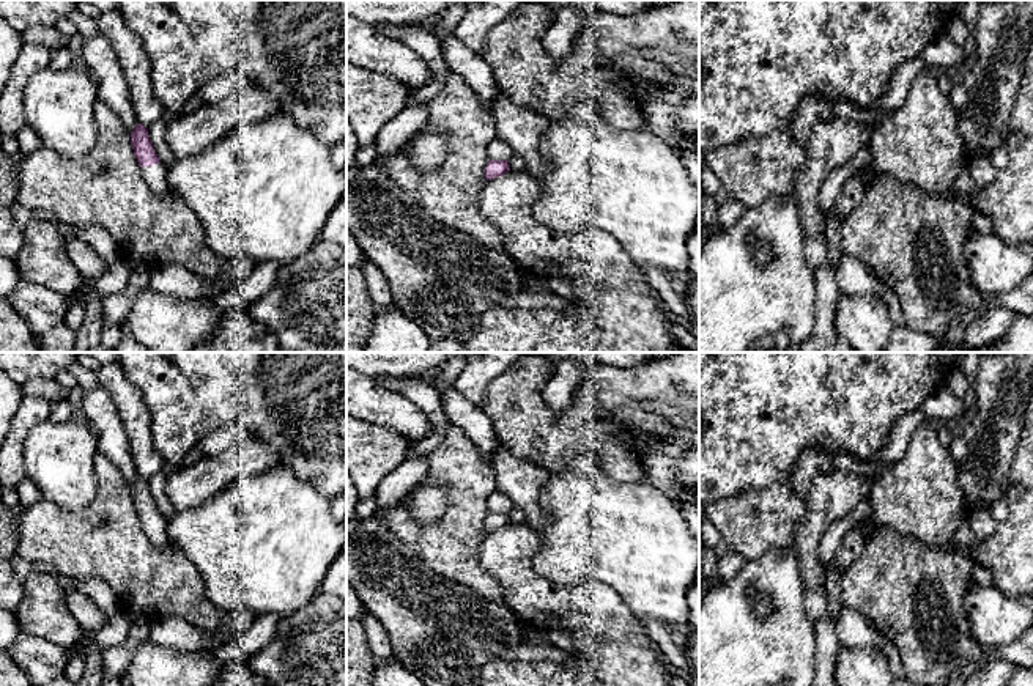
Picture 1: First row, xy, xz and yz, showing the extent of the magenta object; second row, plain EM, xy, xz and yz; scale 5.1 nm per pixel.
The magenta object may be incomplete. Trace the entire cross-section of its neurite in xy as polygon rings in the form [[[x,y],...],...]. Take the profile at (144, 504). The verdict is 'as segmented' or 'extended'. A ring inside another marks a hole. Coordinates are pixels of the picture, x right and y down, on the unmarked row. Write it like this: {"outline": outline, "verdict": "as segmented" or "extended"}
{"outline": [[[139,475],[131,485],[131,497],[142,521],[143,532],[153,544],[167,551],[180,551],[168,537],[168,521],[161,516],[150,492],[148,481],[143,477]]], "verdict": "extended"}

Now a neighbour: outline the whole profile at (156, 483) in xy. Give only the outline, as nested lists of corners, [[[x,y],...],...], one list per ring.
[[[161,470],[151,475],[146,481],[161,516],[170,521],[175,516],[176,510],[165,496],[167,474]]]

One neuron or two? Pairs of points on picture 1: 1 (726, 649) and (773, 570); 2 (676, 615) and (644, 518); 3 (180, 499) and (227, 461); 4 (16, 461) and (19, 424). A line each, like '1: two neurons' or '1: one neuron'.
1: one neuron
2: one neuron
3: one neuron
4: one neuron

